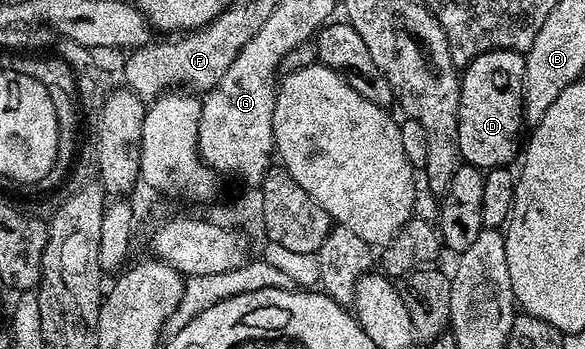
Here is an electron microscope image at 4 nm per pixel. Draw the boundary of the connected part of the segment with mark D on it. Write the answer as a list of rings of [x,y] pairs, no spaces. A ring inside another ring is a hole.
[[[487,52],[481,56],[475,56],[463,69],[460,78],[460,101],[458,102],[458,146],[460,147],[460,159],[463,163],[473,164],[476,168],[487,170],[490,168],[503,168],[511,165],[512,159],[517,159],[522,148],[522,136],[520,140],[520,128],[525,127],[524,122],[524,56],[519,52]]]

